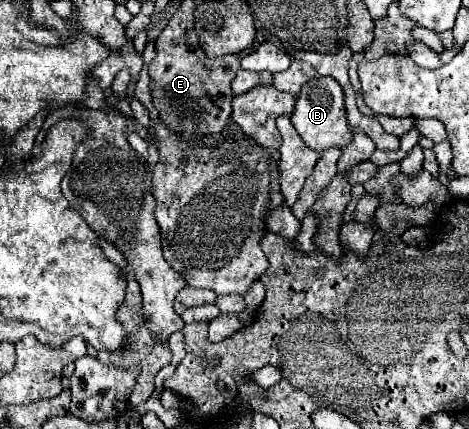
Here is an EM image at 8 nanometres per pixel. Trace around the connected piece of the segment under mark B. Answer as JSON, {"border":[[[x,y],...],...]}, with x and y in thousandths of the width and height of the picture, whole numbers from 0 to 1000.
{"border":[[[665,179],[640,207],[631,249],[623,259],[623,291],[648,324],[648,333],[670,352],[691,352],[699,343],[733,343],[751,329],[751,305],[738,282],[733,217],[716,184],[708,179]]]}

